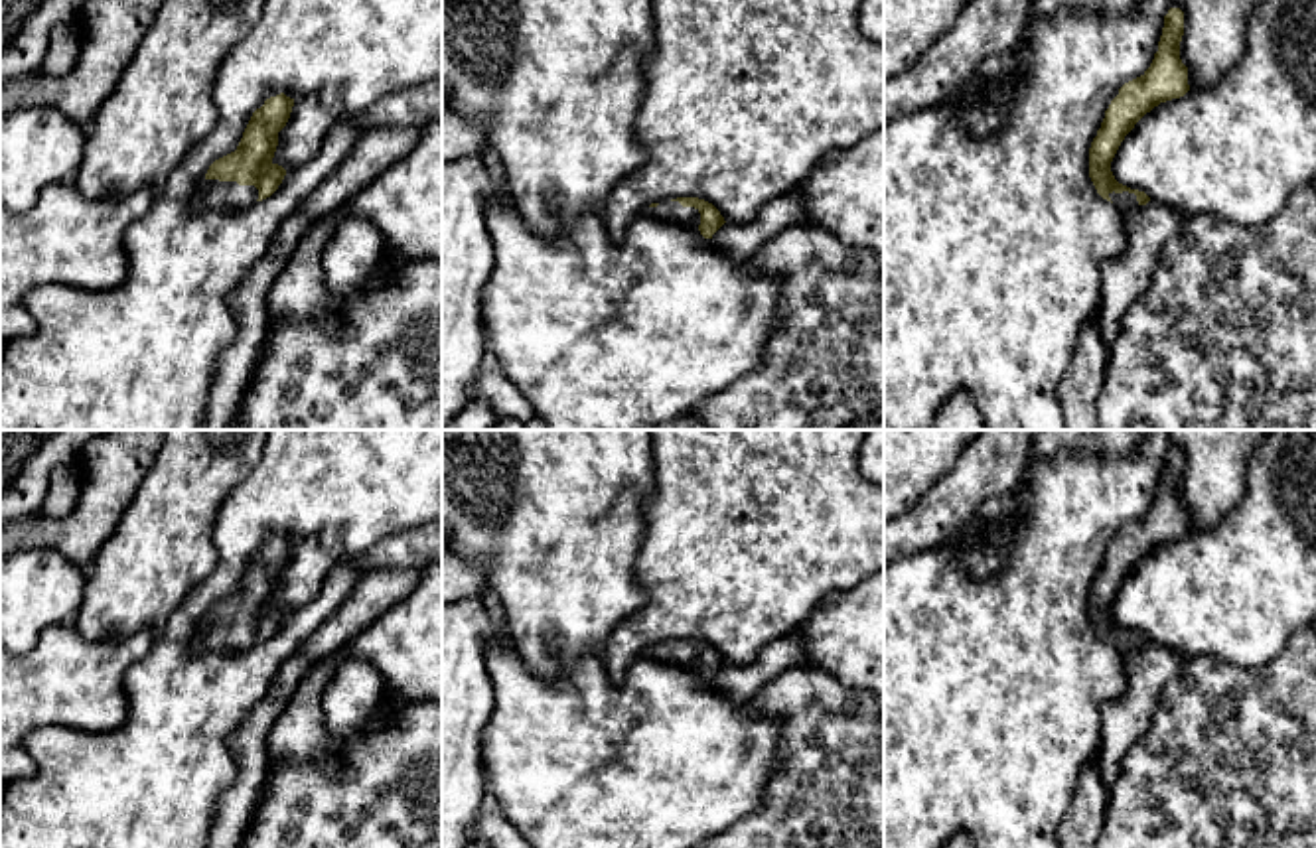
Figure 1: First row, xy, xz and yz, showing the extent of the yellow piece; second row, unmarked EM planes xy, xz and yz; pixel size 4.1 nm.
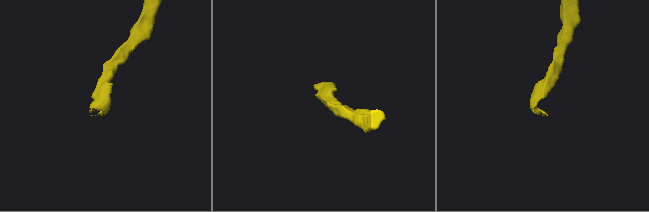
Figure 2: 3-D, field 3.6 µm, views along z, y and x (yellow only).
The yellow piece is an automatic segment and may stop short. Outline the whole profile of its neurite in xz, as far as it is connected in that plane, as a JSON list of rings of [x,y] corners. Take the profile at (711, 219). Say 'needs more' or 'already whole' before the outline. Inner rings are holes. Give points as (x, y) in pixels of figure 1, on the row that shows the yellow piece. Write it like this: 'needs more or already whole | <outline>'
needs more | [[[677,197],[651,203],[641,215],[698,229],[704,239],[712,239],[712,235],[726,223],[712,203],[698,197]]]

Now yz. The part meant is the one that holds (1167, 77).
needs more | [[[1170,8],[1164,16],[1158,51],[1150,67],[1119,89],[1089,148],[1089,177],[1097,193],[1111,201],[1123,217],[1138,205],[1146,205],[1150,197],[1144,191],[1119,183],[1111,172],[1111,162],[1125,136],[1146,112],[1190,91],[1188,67],[1180,59],[1182,35],[1184,12]]]

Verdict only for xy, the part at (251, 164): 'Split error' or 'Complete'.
Split error

